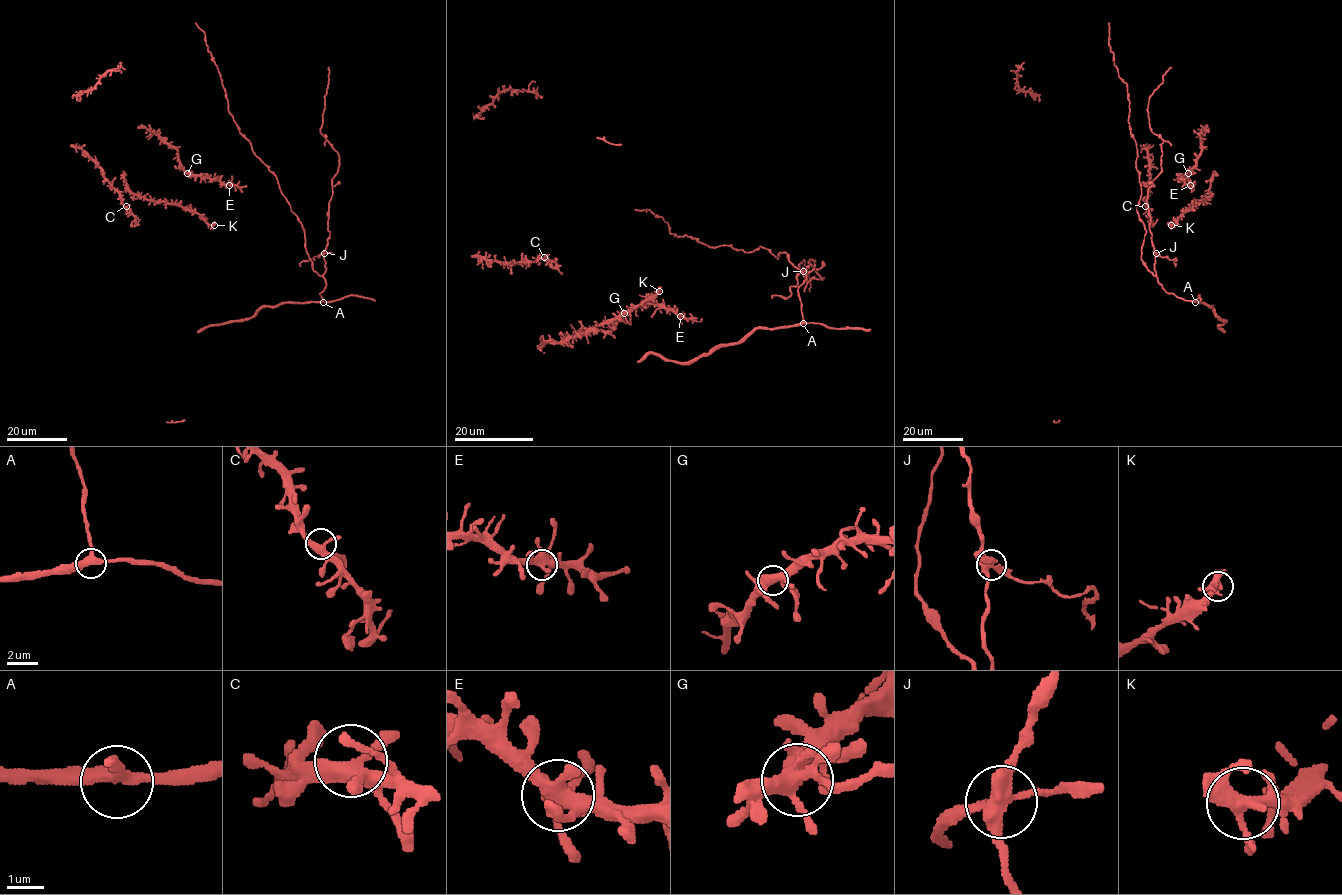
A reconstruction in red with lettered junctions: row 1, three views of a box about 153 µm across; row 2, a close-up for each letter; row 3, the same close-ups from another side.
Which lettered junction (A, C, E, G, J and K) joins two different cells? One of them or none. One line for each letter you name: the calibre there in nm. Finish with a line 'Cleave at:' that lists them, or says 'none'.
J: Thickness 360 nm
Cleave at: J

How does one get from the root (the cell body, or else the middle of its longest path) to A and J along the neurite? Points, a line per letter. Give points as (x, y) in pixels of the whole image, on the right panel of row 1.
A: (1141, 194), (1137, 206), (1146, 230), (1141, 260), (1168, 292), (1195, 302)
J: (1141, 194), (1137, 206), (1146, 230), (1141, 260), (1154, 275), (1155, 253)

